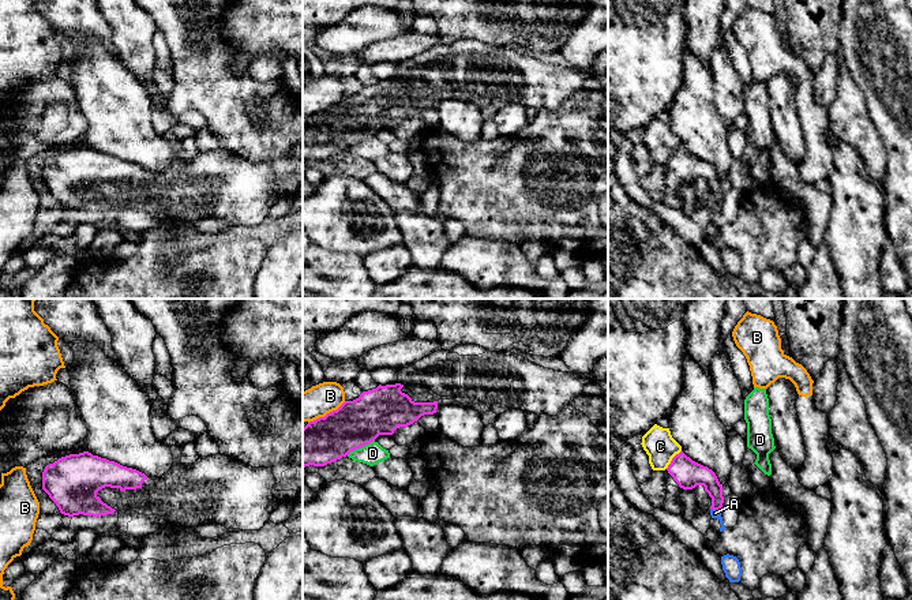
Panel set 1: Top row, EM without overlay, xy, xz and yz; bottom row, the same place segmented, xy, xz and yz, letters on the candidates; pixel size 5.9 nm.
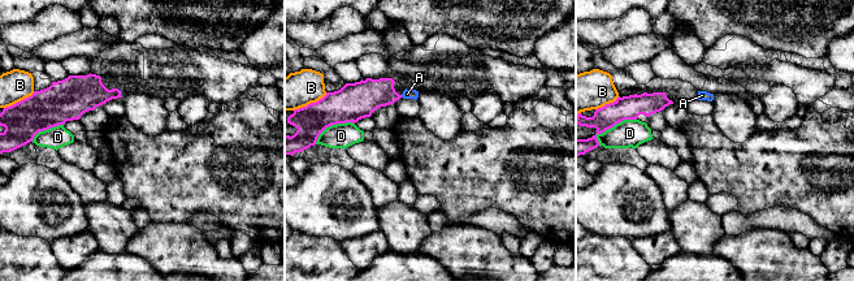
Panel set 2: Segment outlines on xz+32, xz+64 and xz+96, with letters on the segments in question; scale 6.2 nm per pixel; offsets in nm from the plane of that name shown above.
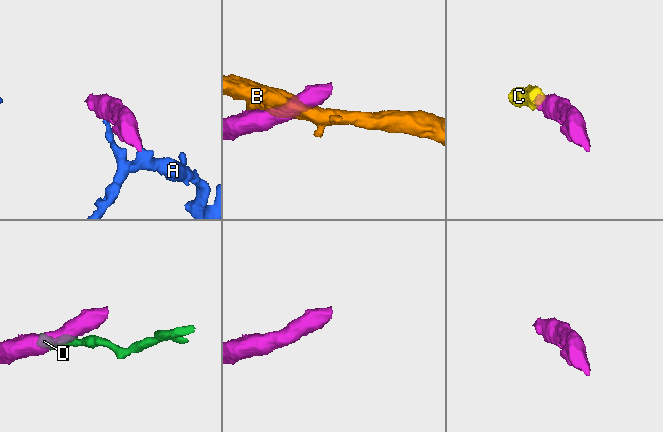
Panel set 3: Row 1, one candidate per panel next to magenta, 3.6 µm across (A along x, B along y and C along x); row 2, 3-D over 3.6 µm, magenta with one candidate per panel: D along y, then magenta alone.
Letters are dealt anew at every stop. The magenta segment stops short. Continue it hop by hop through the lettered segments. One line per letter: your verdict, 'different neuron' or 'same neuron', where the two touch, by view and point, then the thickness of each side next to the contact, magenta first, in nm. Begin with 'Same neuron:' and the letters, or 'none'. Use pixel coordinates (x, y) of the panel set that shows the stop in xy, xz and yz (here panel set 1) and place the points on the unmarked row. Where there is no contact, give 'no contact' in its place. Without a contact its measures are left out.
Same neuron: none
A: different neuron; contact yz (715, 203); calibres 150 and 50 nm
B: different neuron; contact xz (327, 108); calibres 280 and 180 nm
C: different neuron; contact yz (672, 154); calibres 170 and 180 nm
D: different neuron; contact xz (360, 141); calibres 280 and 130 nm

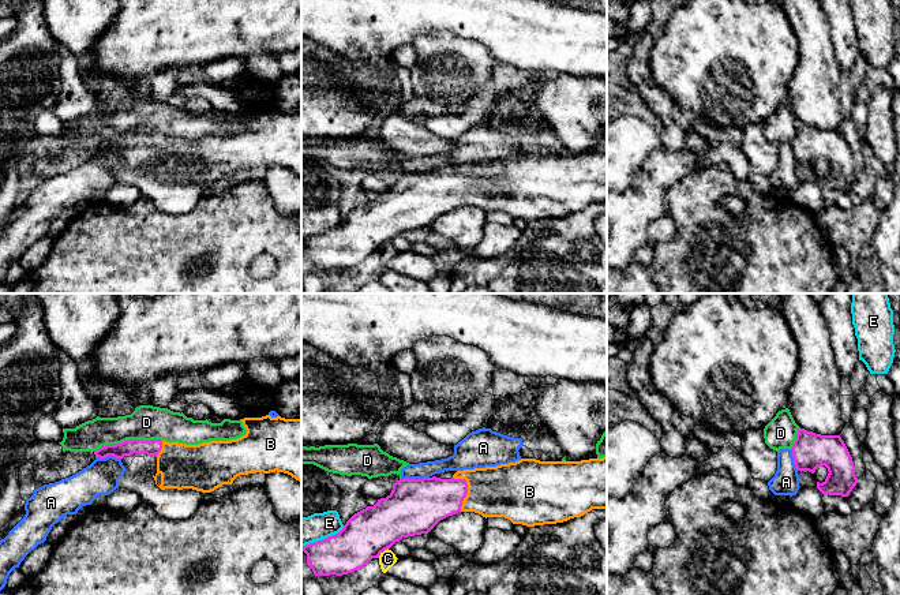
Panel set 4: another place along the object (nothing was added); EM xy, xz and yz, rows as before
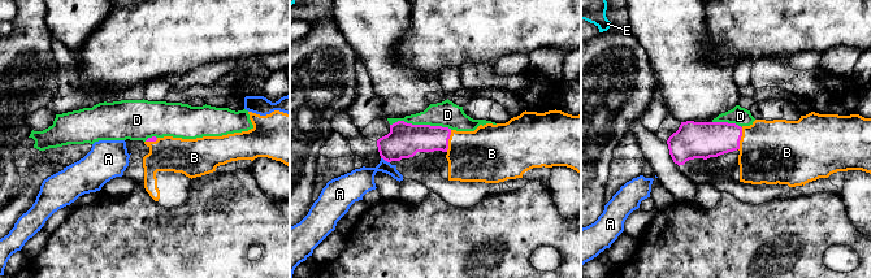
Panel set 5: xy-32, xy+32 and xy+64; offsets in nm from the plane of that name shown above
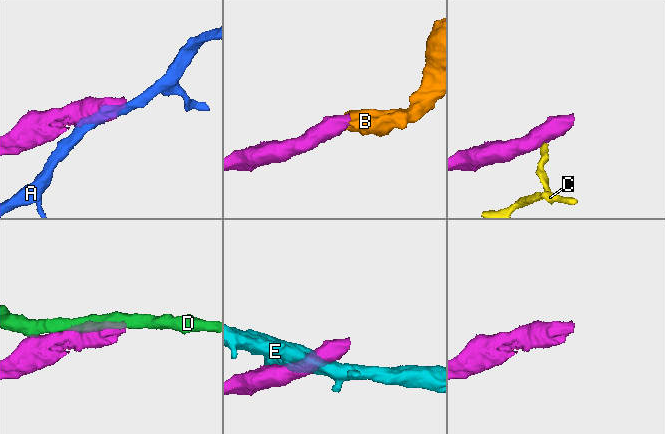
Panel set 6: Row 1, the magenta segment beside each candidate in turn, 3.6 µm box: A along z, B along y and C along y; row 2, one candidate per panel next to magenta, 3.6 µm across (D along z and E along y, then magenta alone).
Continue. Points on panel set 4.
Same neuron: B
A: different neuron; contact xz (415, 173); calibres 320 and 100 nm
B: same neuron; contact xz (467, 184); calibres 280 and 320 nm
C: different neuron; contact xz (382, 246); calibres 280 and 100 nm
D: different neuron; contact xy (127, 134); calibres 100 and 200 nm
E: different neuron; contact xz (322, 234); calibres 280 and 170 nm

